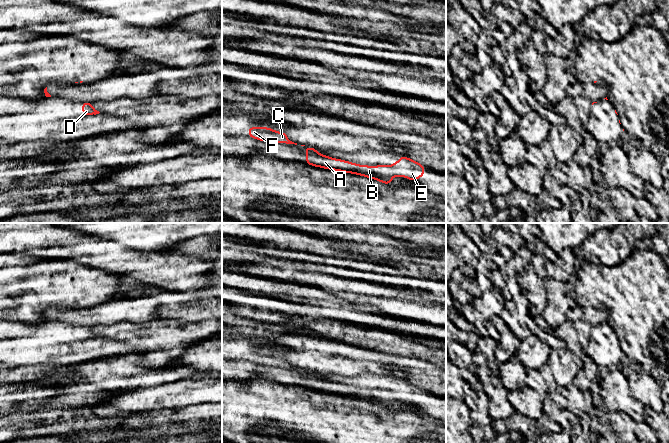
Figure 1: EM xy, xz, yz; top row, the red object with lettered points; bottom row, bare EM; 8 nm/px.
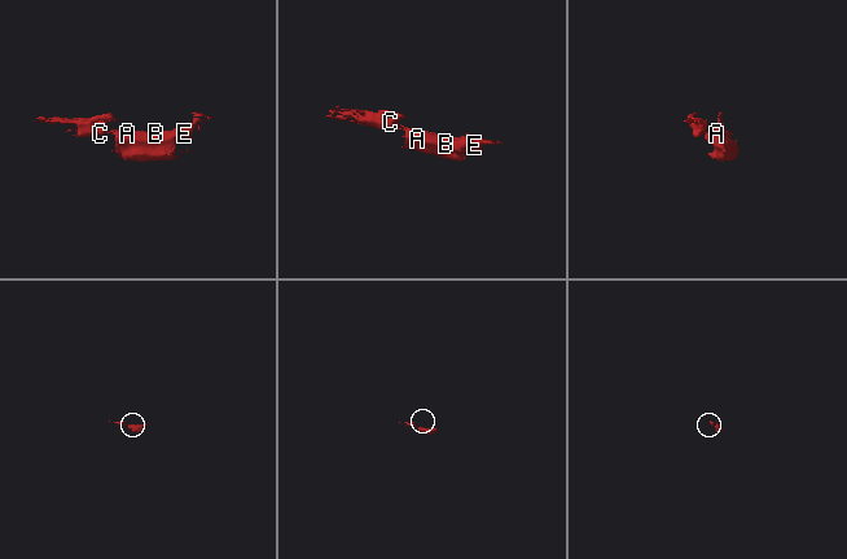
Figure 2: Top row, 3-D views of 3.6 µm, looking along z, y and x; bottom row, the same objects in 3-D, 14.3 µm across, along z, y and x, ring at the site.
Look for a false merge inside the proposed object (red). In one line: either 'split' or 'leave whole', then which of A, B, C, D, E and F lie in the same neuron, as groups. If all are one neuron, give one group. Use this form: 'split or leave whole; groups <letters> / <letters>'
split; groups A B D E / C F

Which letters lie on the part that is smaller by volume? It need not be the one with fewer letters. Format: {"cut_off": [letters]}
{"cut_off": ["C", "F"]}

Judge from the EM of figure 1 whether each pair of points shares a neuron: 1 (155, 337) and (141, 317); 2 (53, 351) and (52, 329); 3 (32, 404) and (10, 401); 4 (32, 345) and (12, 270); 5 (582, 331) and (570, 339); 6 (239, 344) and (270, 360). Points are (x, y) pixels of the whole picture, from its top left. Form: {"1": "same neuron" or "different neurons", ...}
{"1": "different neurons", "2": "same neuron", "3": "same neuron", "4": "different neurons", "5": "same neuron", "6": "same neuron"}

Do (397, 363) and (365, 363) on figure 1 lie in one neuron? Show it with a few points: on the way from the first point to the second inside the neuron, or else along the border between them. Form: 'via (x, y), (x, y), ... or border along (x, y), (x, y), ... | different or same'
via (389, 365), (373, 365) | same

